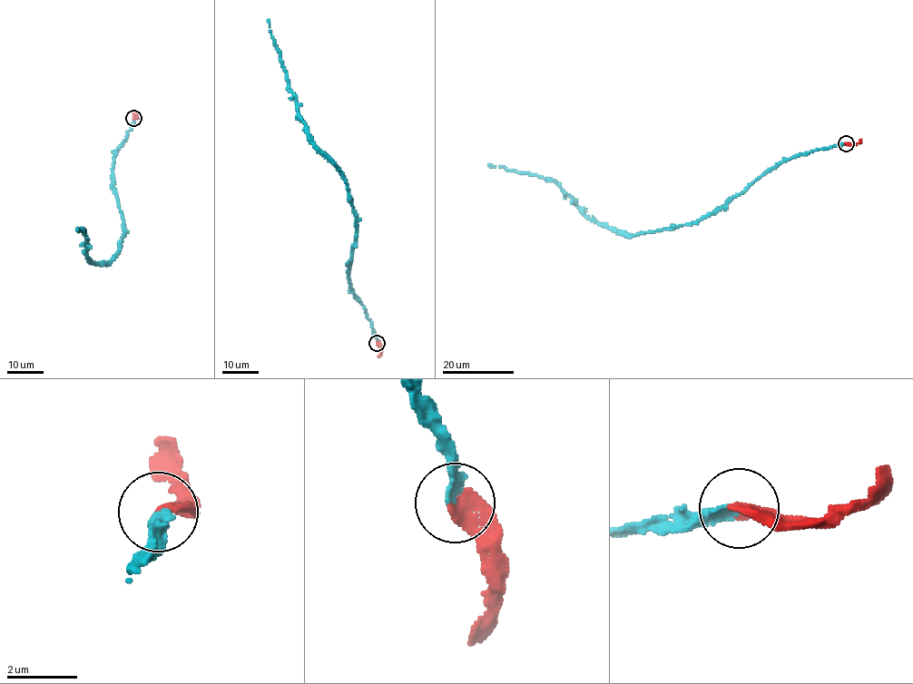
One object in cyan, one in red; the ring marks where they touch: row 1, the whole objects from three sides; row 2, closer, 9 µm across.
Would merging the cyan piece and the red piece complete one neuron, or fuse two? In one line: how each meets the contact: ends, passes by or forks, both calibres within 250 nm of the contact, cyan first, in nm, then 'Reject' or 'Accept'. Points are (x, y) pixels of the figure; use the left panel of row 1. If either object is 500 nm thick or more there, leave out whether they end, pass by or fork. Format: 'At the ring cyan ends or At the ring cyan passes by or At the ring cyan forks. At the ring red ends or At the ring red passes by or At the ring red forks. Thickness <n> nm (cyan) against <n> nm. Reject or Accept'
At the ring cyan ends. At the ring red ends. Thickness 240 nm (cyan) against 340 nm. Accept

